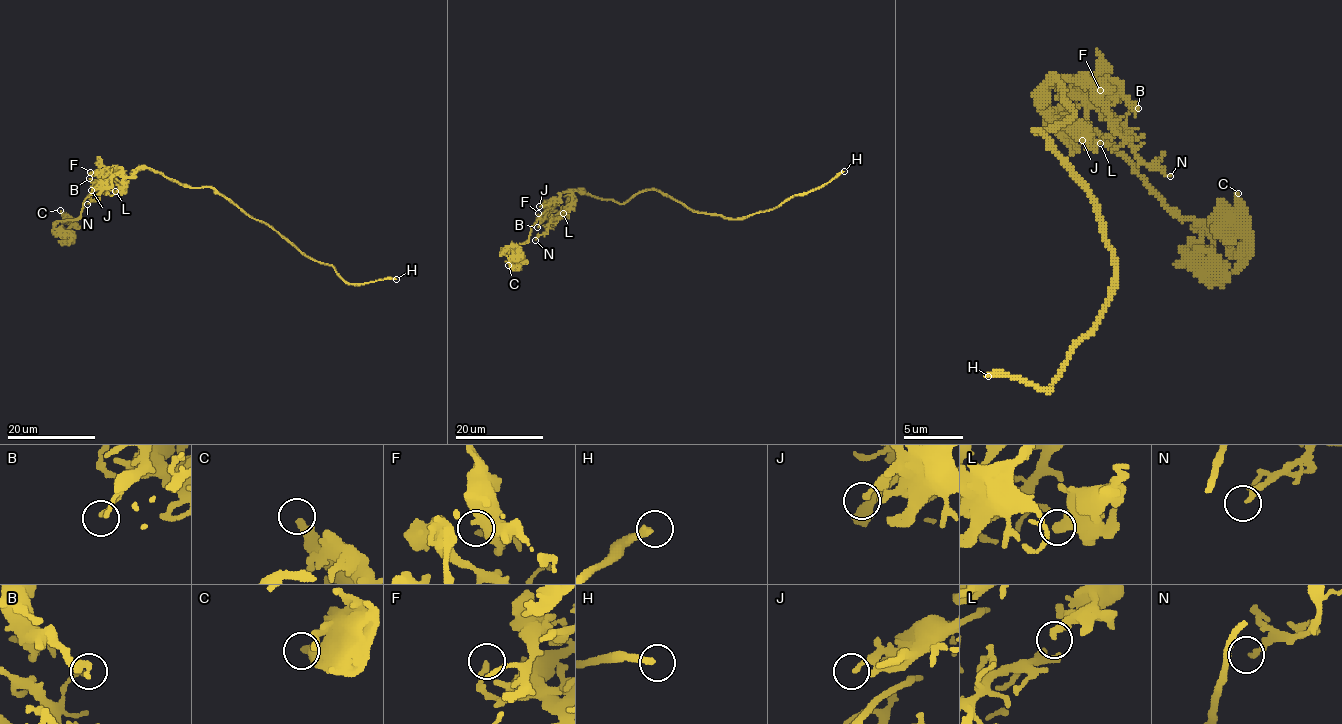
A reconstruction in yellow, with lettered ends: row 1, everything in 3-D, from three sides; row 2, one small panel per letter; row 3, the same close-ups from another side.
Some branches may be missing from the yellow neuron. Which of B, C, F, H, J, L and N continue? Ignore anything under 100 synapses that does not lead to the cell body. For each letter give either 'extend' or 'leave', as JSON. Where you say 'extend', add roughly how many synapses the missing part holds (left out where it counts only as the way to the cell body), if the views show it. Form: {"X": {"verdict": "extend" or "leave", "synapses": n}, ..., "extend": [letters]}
{"B": {"verdict": "leave"}, "C": {"verdict": "leave"}, "F": {"verdict": "leave"}, "H": {"verdict": "extend"}, "J": {"verdict": "leave"}, "L": {"verdict": "leave"}, "N": {"verdict": "leave"}, "extend": ["H"]}

